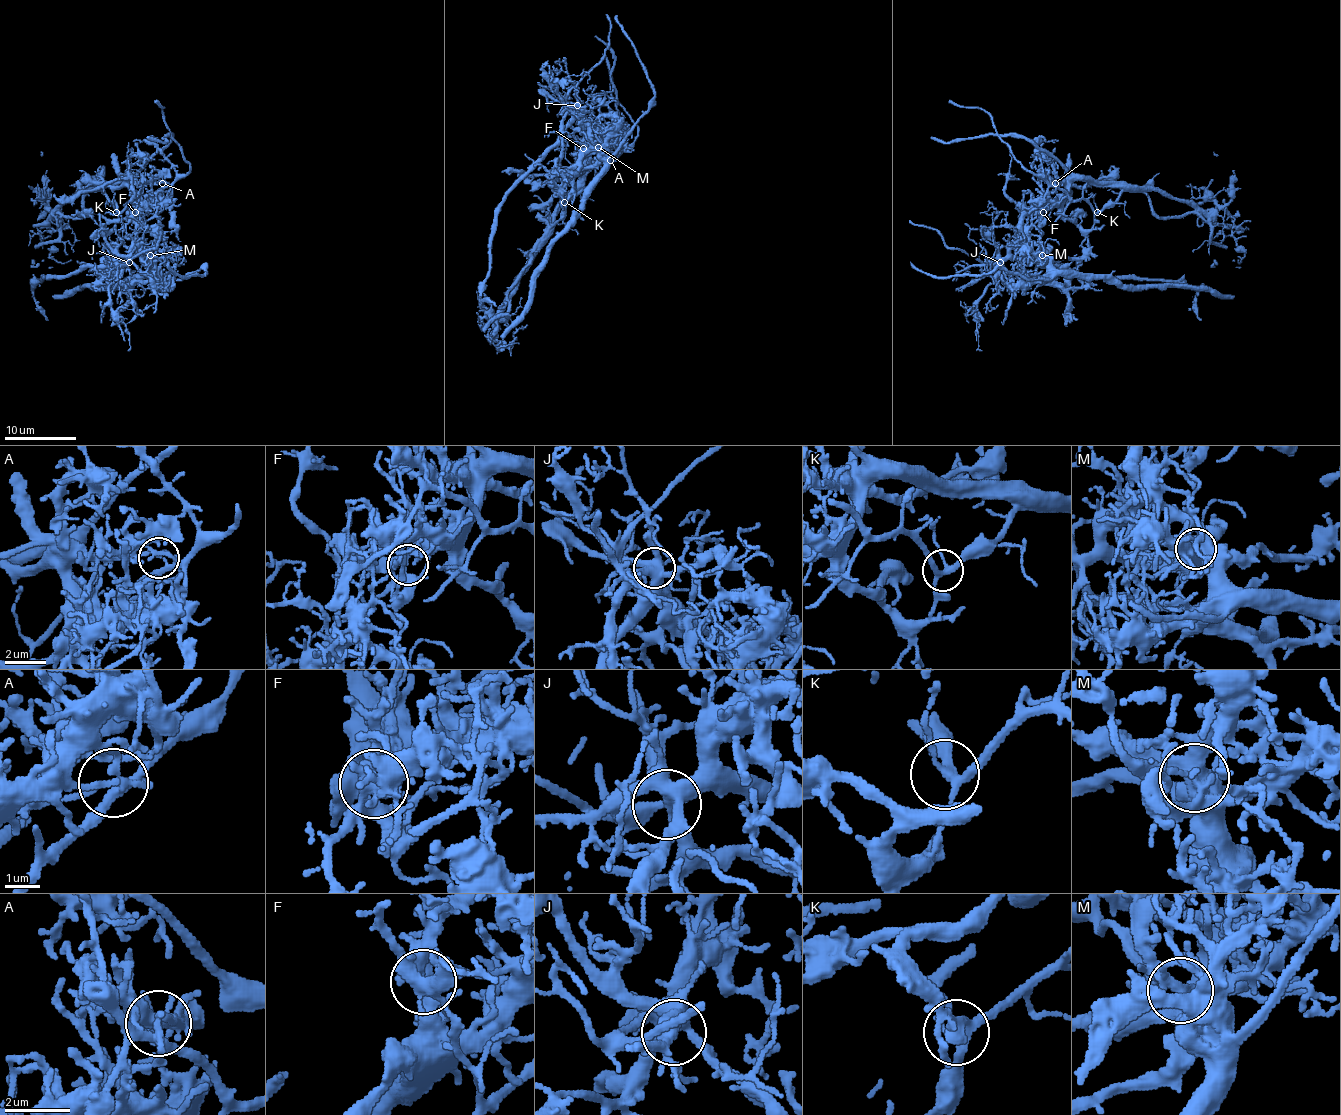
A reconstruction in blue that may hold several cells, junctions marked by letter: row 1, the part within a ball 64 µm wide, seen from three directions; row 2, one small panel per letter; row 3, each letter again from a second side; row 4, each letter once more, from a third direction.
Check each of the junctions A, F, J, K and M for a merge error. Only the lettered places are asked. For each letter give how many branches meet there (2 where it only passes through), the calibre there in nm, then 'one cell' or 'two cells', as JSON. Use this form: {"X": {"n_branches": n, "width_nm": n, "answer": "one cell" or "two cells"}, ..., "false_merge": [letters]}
{"A": {"n_branches": 4, "width_nm": 180, "answer": "two cells"}, "F": {"n_branches": 6, "width_nm": 360, "answer": "two cells"}, "J": {"n_branches": 6, "width_nm": 460, "answer": "one cell"}, "K": {"n_branches": 4, "width_nm": 240, "answer": "one cell"}, "M": {"n_branches": 7, "width_nm": 360, "answer": "two cells"}, "false_merge": ["A", "F", "M"]}

